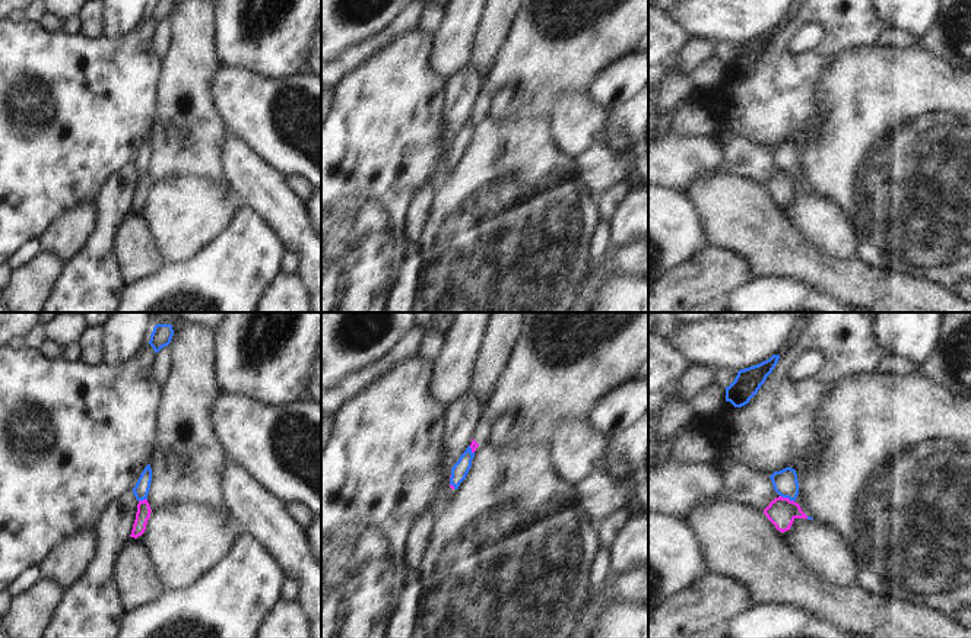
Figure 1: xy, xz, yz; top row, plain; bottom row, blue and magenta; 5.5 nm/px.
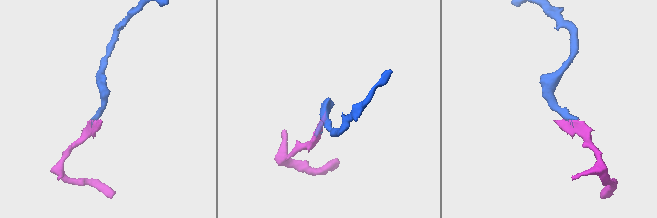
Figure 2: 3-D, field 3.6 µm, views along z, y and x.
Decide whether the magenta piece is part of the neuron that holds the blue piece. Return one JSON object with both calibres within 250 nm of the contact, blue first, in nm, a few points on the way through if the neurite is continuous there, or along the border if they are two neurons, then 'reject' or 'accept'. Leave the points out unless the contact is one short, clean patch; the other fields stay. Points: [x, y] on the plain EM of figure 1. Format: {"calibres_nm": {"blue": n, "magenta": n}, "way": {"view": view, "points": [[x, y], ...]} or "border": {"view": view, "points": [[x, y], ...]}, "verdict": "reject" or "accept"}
{"calibres_nm": {"blue": 140, "magenta": 160}, "way": {"view": "yz", "points": [[784, 155], [787, 170], [781, 184]]}, "verdict": "accept"}

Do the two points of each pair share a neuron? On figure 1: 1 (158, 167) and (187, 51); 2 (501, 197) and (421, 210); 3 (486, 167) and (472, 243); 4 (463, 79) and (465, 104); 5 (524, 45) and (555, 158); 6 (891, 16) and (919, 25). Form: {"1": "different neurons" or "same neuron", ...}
{"1": "same neuron", "2": "different neurons", "3": "same neuron", "4": "same neuron", "5": "different neurons", "6": "same neuron"}

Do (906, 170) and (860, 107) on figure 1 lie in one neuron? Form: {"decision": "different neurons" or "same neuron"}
{"decision": "same neuron"}

